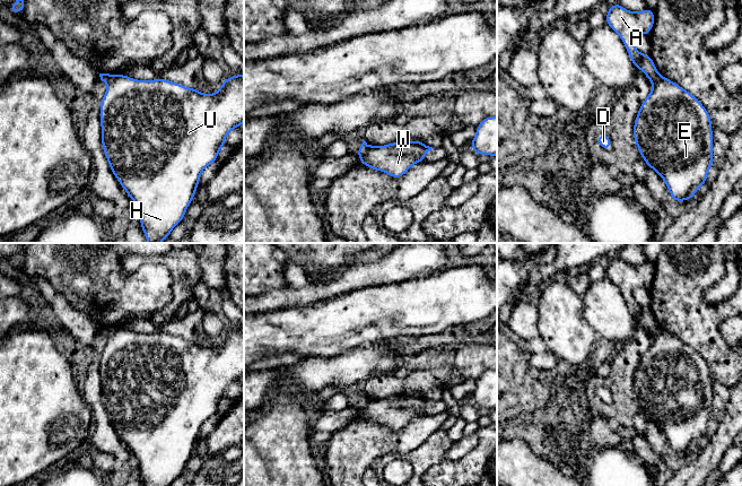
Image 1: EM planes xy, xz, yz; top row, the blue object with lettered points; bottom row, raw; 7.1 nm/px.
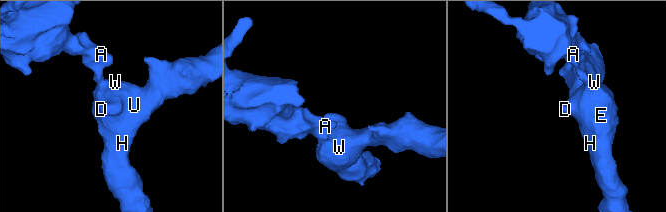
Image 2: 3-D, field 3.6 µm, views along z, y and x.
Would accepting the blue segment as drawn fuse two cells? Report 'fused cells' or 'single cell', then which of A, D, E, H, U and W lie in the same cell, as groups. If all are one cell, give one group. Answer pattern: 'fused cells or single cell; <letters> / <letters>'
fused cells; A / D E H U W

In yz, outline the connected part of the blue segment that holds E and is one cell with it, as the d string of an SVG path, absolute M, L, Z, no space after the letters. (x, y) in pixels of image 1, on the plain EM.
M662 330L654 337L649 348L643 354L634 376L632 390L647 420L653 422L664 433L673 455L693 452L697 442L706 437L708 423L715 418L712 379L706 361L691 346L669 331Z

